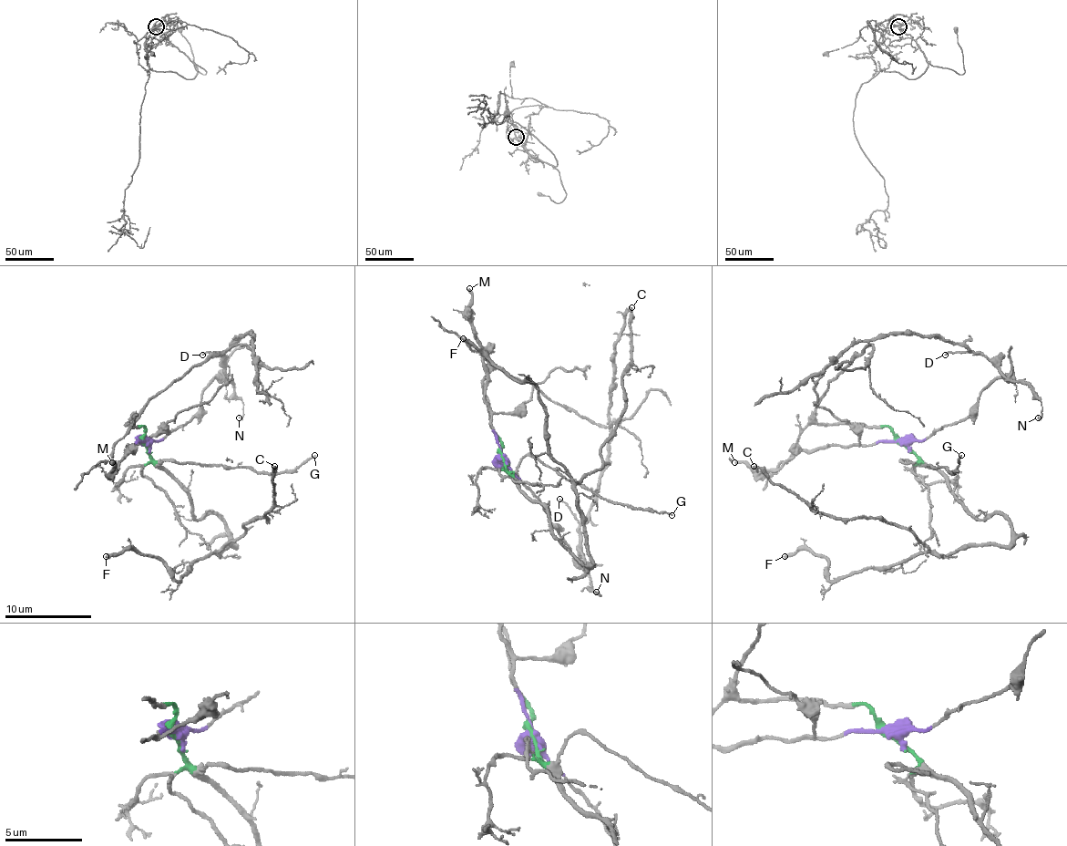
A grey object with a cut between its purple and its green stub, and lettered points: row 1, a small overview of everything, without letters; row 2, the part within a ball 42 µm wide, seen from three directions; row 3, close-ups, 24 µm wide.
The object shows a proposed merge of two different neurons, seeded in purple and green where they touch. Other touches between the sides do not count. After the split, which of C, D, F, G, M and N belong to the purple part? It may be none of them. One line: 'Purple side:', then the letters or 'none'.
Purple side: D, M, N

